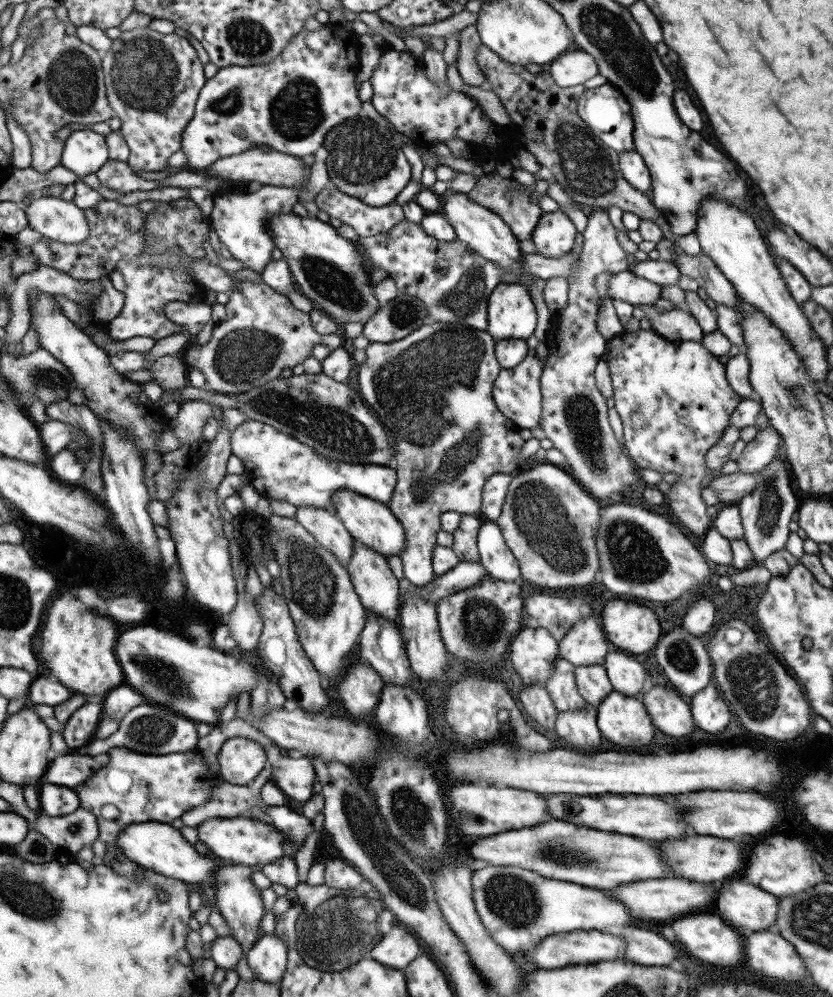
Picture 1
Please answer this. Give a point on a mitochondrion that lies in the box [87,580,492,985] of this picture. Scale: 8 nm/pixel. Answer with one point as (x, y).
(328, 939)

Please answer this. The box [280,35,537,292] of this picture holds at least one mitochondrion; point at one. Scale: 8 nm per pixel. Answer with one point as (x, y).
(362, 152)

